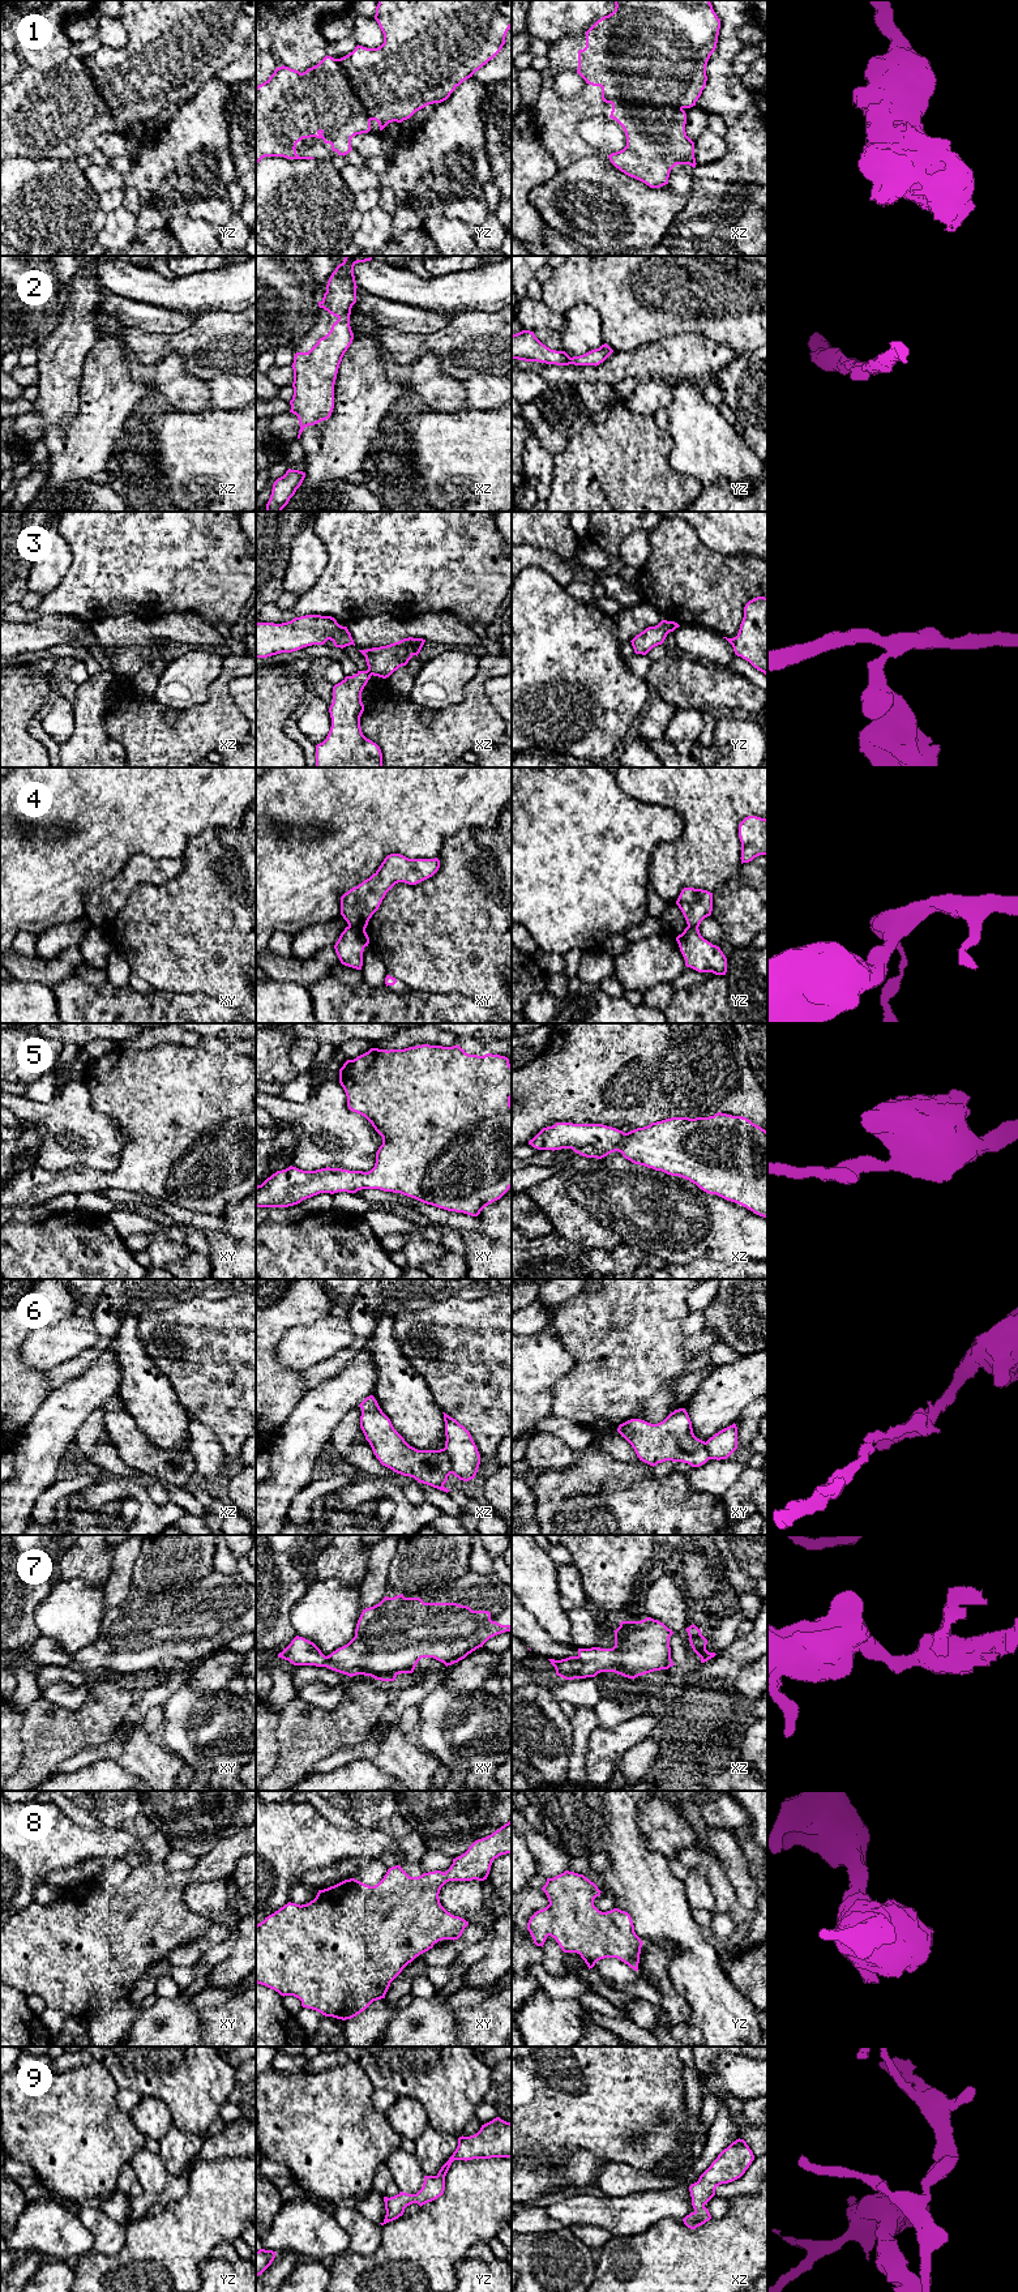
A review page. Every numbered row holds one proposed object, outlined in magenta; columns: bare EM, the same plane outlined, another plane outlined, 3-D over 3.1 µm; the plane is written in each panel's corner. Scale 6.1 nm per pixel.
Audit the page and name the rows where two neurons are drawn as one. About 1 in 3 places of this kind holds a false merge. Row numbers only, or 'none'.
3, 4, 6

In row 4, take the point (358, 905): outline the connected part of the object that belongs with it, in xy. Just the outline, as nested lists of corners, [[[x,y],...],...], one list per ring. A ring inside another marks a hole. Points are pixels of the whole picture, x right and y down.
[[[401,854],[388,855],[378,869],[341,897],[341,915],[348,925],[365,929],[386,893],[398,882],[416,885],[432,877],[440,860],[409,859]]]

